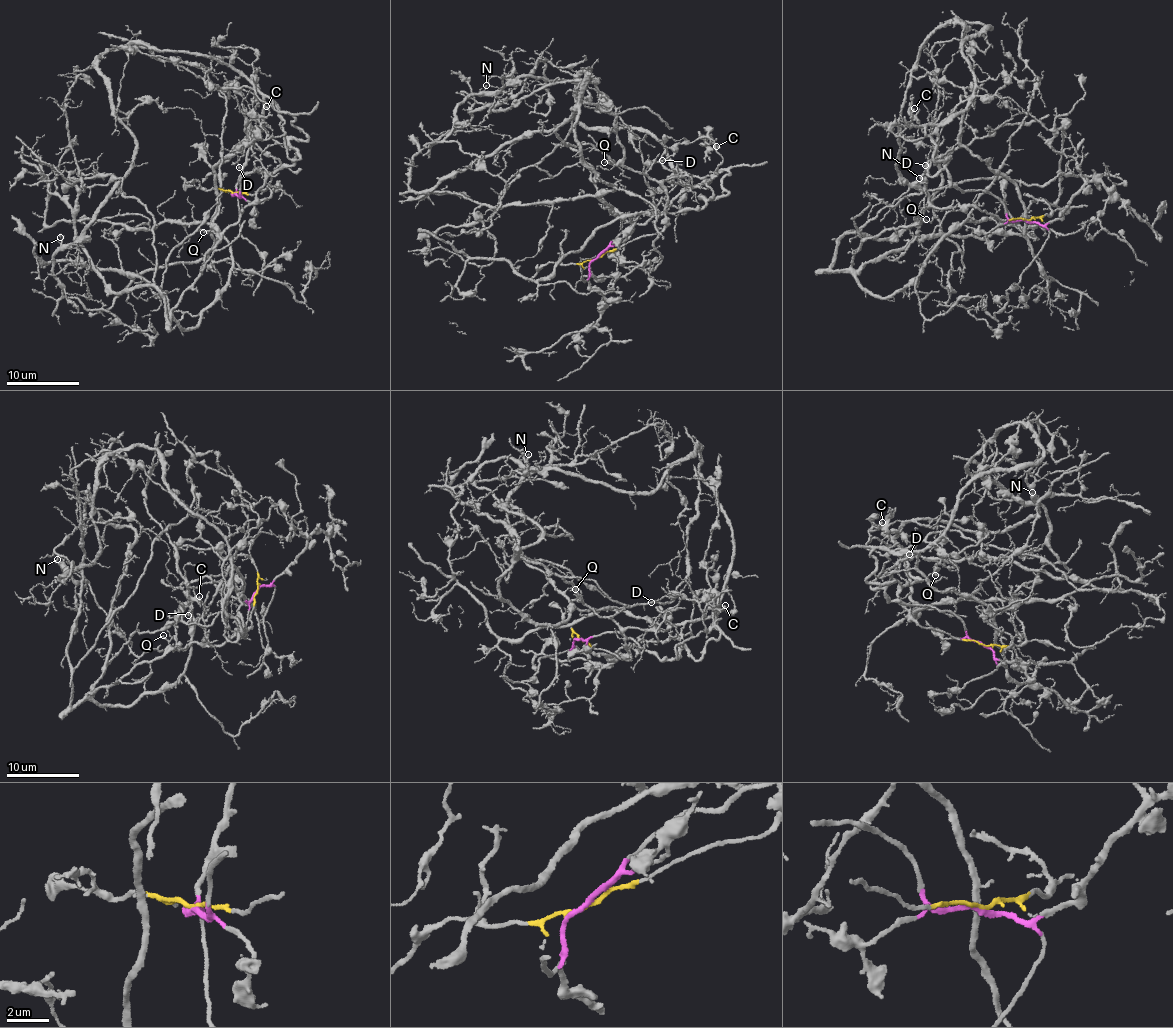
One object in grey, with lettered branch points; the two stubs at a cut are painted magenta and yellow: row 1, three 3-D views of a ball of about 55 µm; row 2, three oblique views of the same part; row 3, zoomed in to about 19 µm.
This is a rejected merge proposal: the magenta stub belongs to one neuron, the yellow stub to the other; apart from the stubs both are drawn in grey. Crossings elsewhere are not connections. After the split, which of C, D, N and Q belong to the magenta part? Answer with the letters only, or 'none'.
C, D, N

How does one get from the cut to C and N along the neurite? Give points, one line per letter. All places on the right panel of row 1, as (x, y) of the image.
C: (1027, 219), (989, 193), (952, 187), (942, 170), (932, 176), (938, 136), (900, 132), (914, 109)
N: (1027, 219), (1084, 179), (1061, 126), (978, 87), (962, 46), (991, 26), (919, 50), (896, 167), (918, 178)

